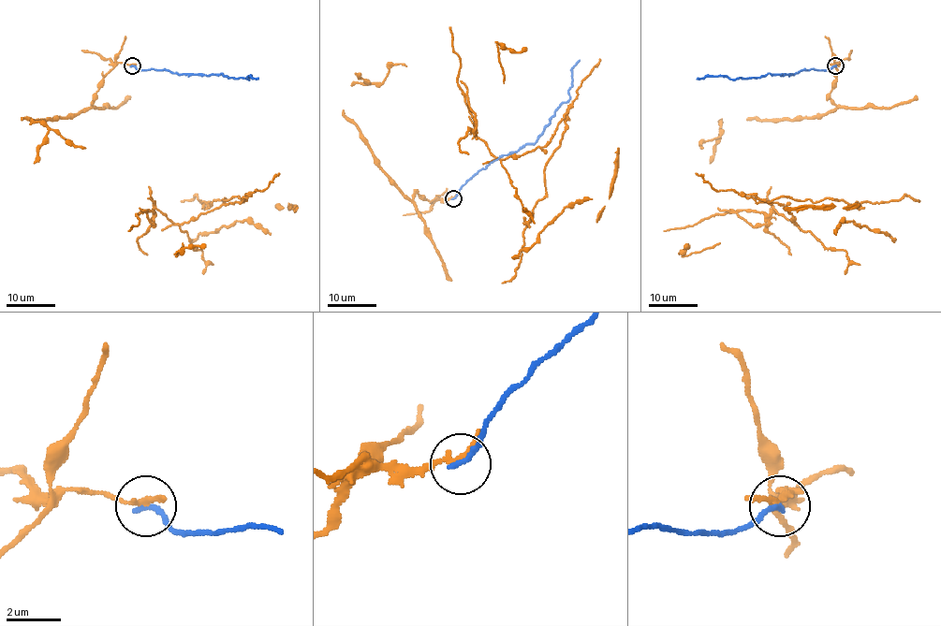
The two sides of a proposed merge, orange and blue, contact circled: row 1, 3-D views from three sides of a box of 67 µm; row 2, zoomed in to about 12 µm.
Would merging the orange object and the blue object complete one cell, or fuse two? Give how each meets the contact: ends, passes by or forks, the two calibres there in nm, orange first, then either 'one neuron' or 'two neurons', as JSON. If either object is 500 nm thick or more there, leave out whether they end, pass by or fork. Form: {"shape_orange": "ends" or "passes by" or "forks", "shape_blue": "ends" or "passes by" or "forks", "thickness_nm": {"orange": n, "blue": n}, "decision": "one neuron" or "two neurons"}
{"shape_orange": "passes by", "shape_blue": "ends", "thickness_nm": {"orange": 160, "blue": 220}, "decision": "two neurons"}

